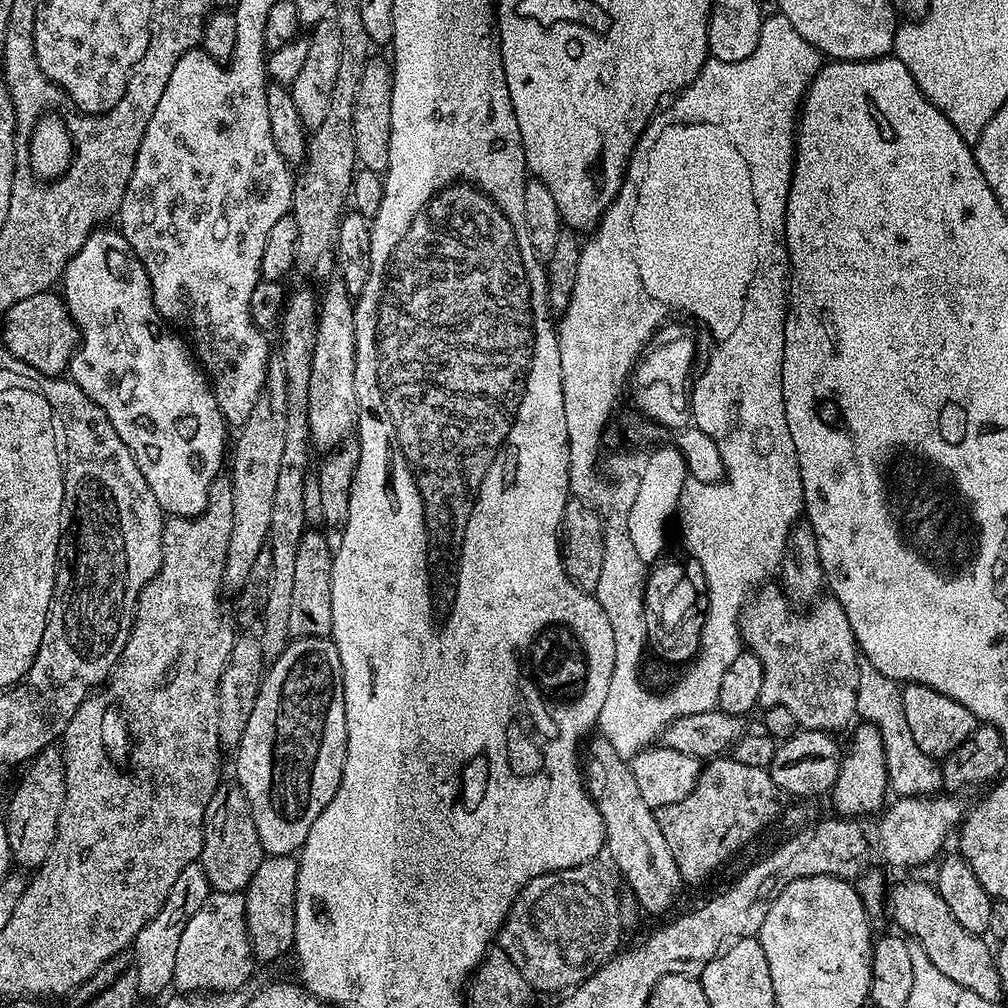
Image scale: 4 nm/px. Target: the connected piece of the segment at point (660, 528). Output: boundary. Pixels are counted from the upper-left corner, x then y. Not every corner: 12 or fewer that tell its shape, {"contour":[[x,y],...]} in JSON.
{"contour":[[645,457],[624,523],[645,564],[664,554],[689,463]]}

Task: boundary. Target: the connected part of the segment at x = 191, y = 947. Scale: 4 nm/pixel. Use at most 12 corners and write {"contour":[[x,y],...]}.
{"contour":[[209,891],[174,958],[180,994],[239,992],[254,957],[238,892]]}

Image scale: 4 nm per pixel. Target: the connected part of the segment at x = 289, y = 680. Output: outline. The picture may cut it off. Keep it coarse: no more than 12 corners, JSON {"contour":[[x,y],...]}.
{"contour":[[332,639],[265,671],[234,749],[269,856],[299,853],[342,782]]}

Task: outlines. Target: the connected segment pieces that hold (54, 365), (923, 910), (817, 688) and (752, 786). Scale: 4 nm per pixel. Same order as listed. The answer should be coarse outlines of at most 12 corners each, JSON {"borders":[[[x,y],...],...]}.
{"borders":[[[63,295],[4,313],[2,347],[47,376],[68,372],[80,332]],[[931,883],[891,885],[886,908],[965,992],[1005,995],[984,936],[962,930]],[[779,587],[740,611],[764,708],[839,733],[862,657],[846,610],[803,611]],[[713,758],[655,809],[685,885],[780,812],[767,768]]]}

